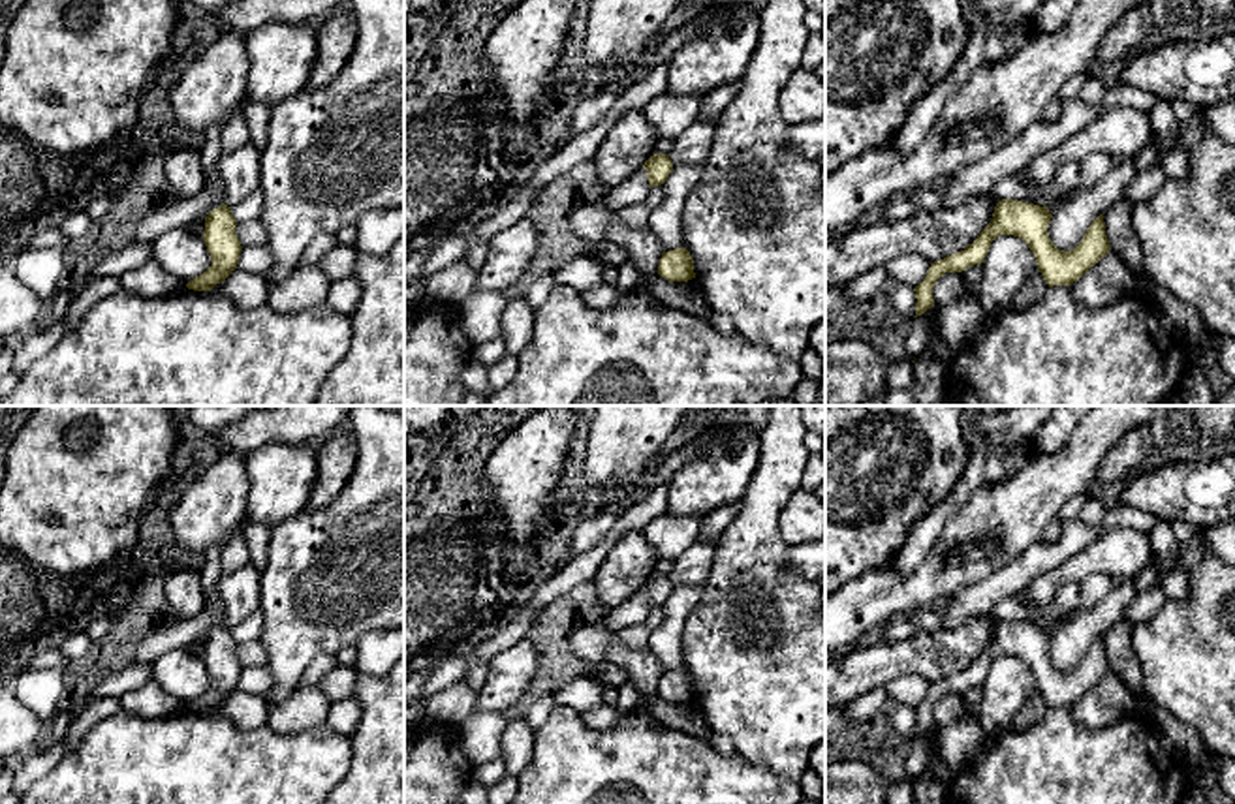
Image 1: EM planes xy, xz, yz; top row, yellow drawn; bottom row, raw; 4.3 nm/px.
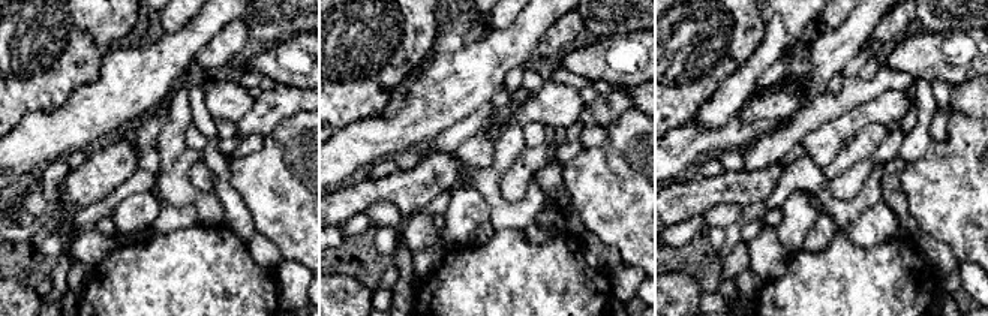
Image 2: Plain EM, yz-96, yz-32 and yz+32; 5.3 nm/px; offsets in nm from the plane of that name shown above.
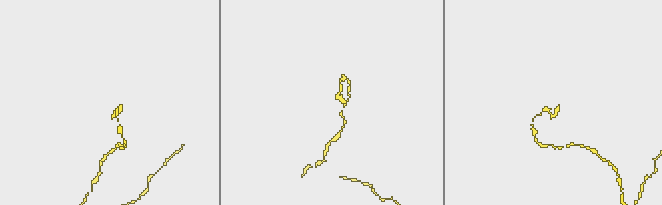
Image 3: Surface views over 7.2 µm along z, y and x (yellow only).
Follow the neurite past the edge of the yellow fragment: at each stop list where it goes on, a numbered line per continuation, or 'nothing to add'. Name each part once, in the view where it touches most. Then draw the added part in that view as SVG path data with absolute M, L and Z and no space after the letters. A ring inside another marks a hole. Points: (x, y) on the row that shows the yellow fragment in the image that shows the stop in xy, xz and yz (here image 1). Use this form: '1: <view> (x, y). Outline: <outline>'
1: yz (1066, 181). Outline: M1079 163L1060 165L1051 186L1047 210L1055 214L1077 190L1079 190Z

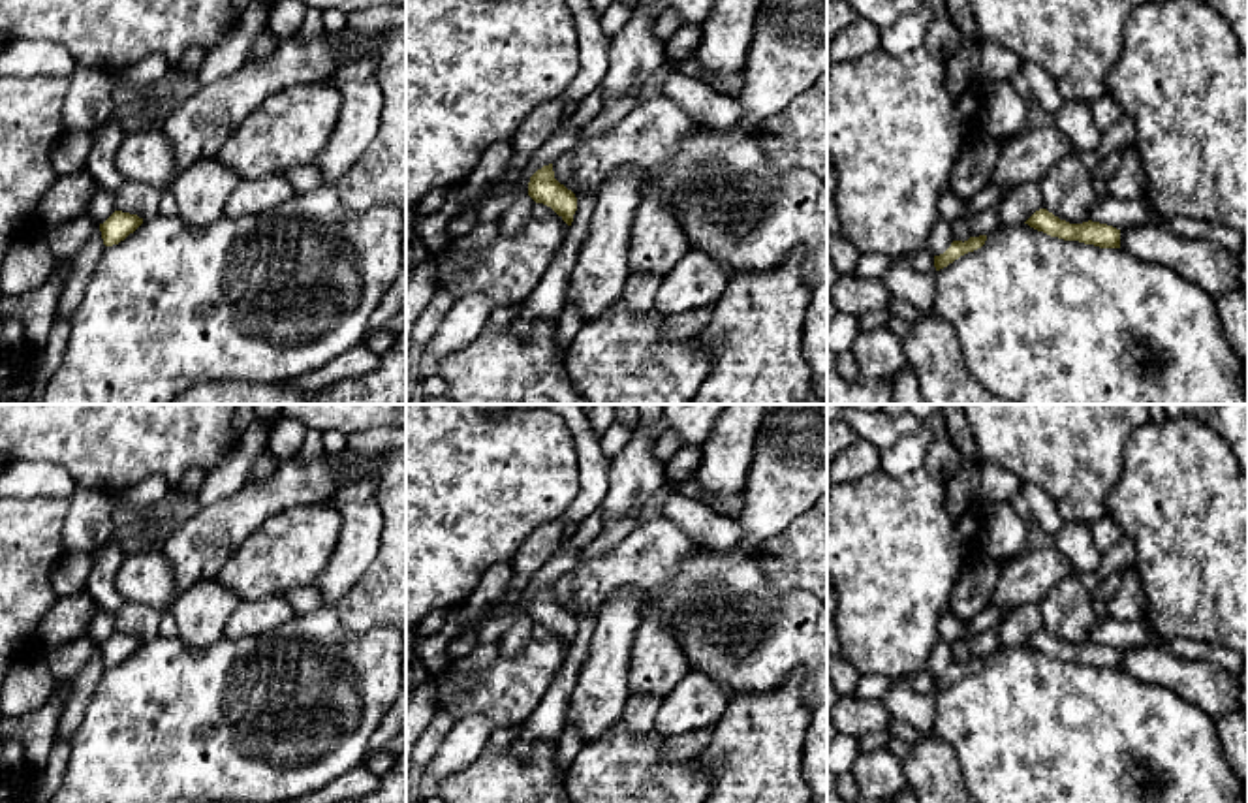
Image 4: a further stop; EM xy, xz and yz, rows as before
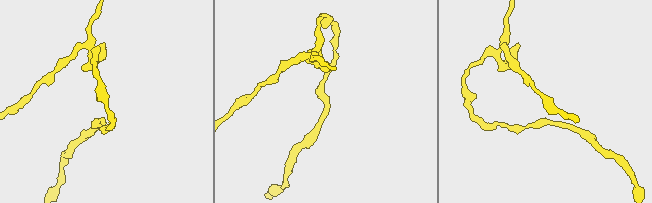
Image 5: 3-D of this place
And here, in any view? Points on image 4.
nothing to add

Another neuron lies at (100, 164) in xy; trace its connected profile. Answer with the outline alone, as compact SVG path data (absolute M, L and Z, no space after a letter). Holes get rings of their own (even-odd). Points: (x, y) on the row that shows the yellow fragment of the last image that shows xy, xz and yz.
M111 118L92 132L92 149L85 169L92 175L98 186L117 192L126 179L115 165L117 149L128 134Z

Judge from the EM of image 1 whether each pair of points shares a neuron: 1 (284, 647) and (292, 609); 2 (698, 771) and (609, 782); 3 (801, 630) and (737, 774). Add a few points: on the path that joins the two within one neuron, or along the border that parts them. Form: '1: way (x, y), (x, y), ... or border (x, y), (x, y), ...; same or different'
1: way (292, 637), (292, 618); same
2: way (675, 782), (632, 782); same
3: border (737, 754), (769, 767), (784, 778); different

